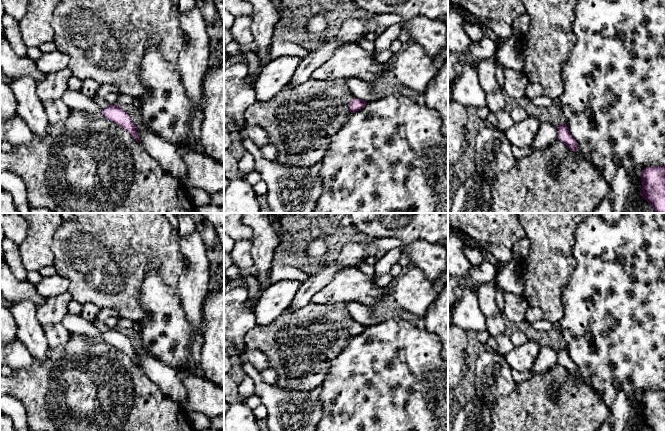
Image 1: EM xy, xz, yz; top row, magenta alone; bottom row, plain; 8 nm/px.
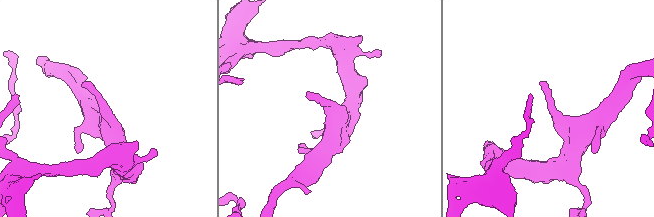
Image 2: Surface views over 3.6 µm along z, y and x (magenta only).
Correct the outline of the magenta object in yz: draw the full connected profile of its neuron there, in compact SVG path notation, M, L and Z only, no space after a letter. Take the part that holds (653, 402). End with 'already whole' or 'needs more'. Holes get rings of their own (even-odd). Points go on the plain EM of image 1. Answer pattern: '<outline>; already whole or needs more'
M665 390L644 392L640 419L652 431L665 431Z; already whole

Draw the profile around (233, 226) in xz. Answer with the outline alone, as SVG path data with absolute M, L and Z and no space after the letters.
M224 213L224 234L235 241L253 239L252 229L242 222L242 213Z

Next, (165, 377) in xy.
M138 351L139 368L161 392L185 408L188 392L177 377L177 371L155 357Z

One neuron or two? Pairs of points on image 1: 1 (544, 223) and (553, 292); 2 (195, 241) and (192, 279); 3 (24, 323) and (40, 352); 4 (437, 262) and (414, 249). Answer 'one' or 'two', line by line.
1: one
2: one
3: one
4: one

